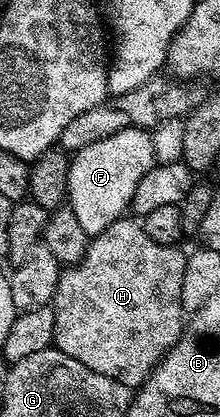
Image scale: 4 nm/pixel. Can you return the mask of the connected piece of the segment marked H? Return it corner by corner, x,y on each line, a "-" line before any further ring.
131,216
118,218
113,224
109,224
109,228
105,228
105,232
94,235
88,241
87,251
80,262
75,266
66,267
59,275
59,283
53,303
55,311
54,349
65,352
65,356
73,356
73,360
77,360
77,364
85,364
85,368
93,368
93,372
101,372
101,376
109,376
113,380
132,388
142,386
143,381
154,372
156,364
174,348
177,340
183,335
185,311
181,304
181,280
185,276
187,254
181,251
182,249
179,246
157,244
157,240
151,239
149,232
145,232
142,221

